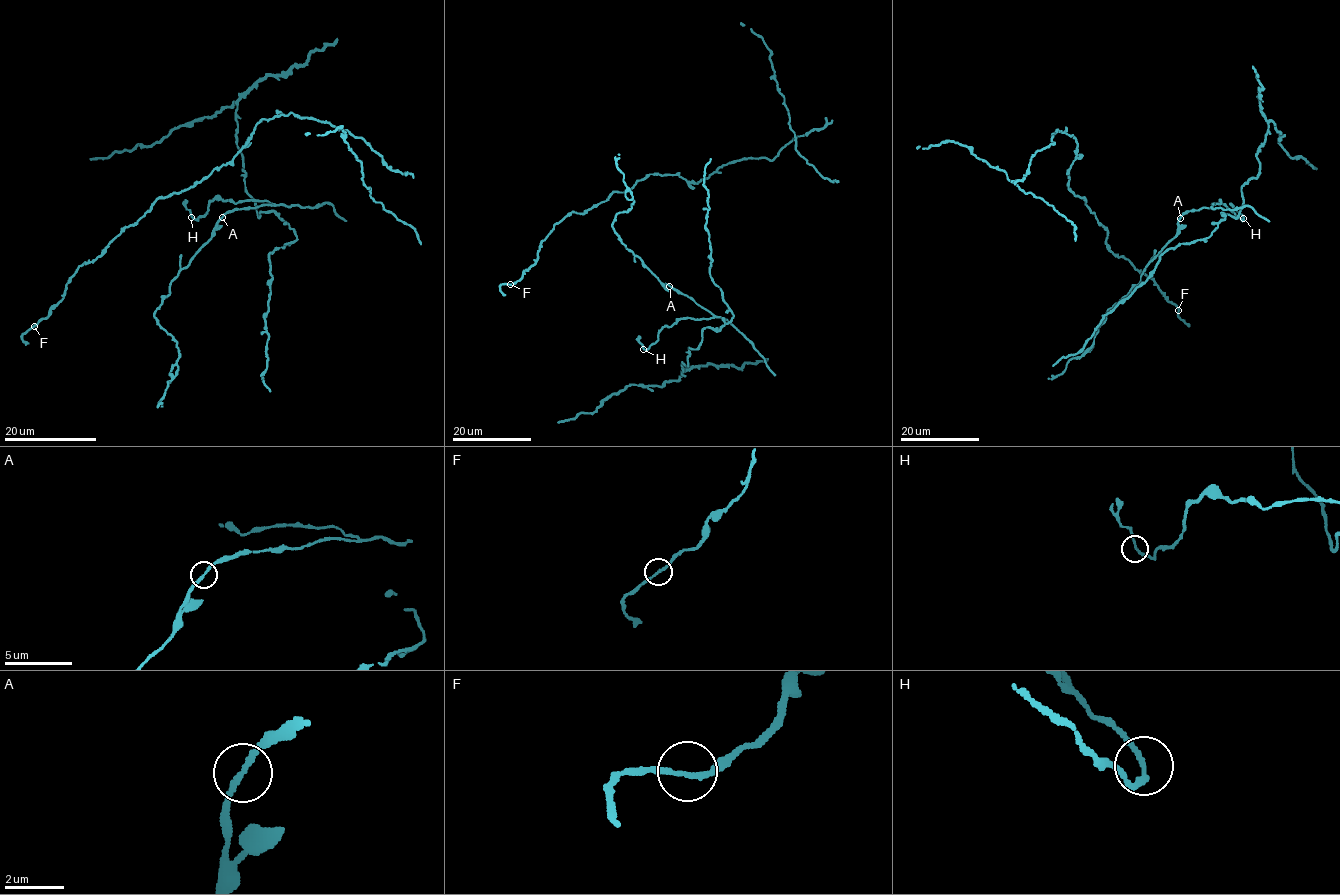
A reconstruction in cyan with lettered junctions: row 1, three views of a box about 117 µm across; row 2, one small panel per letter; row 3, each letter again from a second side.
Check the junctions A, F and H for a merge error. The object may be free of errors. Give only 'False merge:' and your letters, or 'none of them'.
False merge: none of them

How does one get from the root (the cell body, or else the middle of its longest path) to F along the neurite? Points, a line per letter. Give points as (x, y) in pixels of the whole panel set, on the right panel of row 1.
F: (1109, 248), (1149, 277), (1178, 310)

